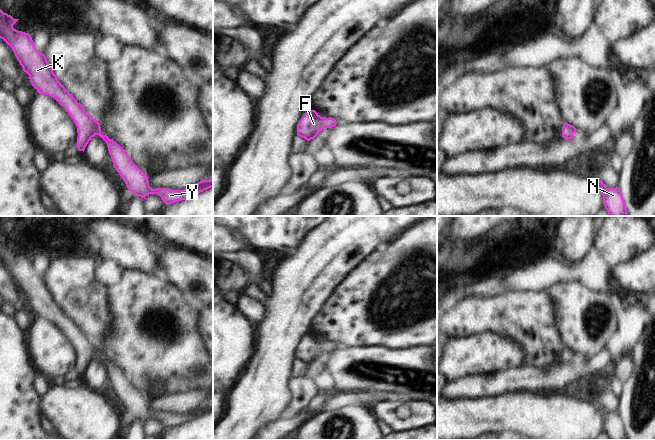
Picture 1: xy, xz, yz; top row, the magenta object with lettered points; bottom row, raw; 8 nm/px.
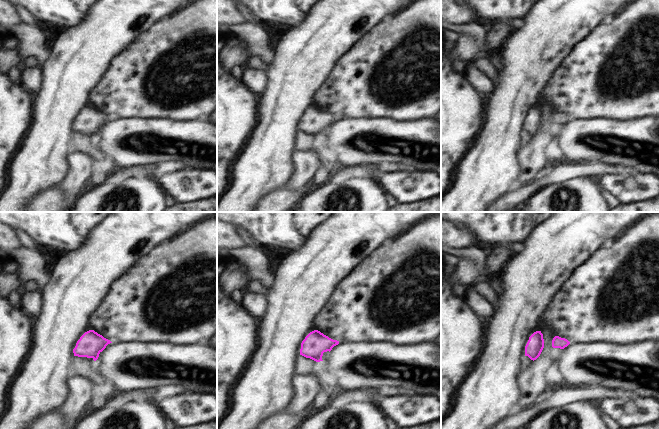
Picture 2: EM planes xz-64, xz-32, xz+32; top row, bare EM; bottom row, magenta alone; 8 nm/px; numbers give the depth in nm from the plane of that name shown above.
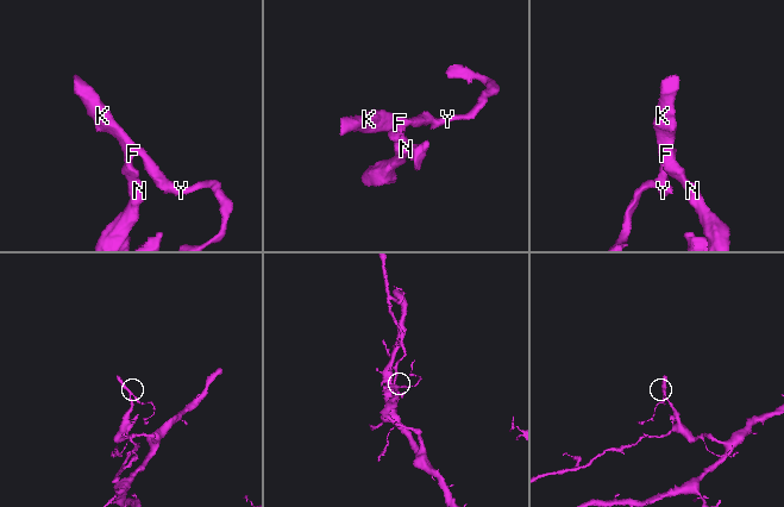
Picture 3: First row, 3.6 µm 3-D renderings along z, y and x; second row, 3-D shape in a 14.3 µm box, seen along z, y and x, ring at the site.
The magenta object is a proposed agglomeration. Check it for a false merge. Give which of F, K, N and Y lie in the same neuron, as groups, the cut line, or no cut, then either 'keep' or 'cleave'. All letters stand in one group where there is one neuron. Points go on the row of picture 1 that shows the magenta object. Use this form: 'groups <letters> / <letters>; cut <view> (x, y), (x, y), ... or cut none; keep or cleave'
groups F K N Y; cut none; keep

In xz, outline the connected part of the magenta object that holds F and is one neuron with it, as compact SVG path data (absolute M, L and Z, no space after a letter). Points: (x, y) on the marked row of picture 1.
M315 110L306 112L297 124L297 135L310 141L324 128L335 127L337 121L331 117L321 117Z

